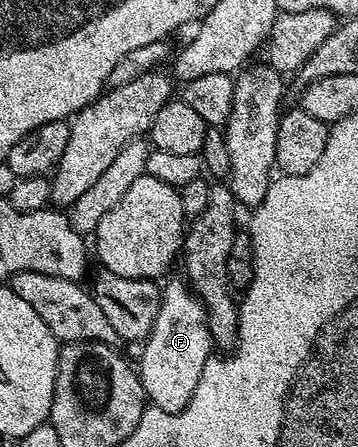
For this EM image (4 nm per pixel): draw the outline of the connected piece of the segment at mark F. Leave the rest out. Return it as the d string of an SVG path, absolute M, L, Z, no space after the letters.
M183 278L171 279L167 280L168 284L163 284L154 329L148 334L148 338L143 340L144 352L140 355L140 363L138 362L138 374L147 402L168 415L178 415L182 409L186 409L190 397L194 397L194 389L198 389L198 381L202 381L202 369L206 369L206 361L213 354L214 344L208 328L208 314L204 312L204 302Z

